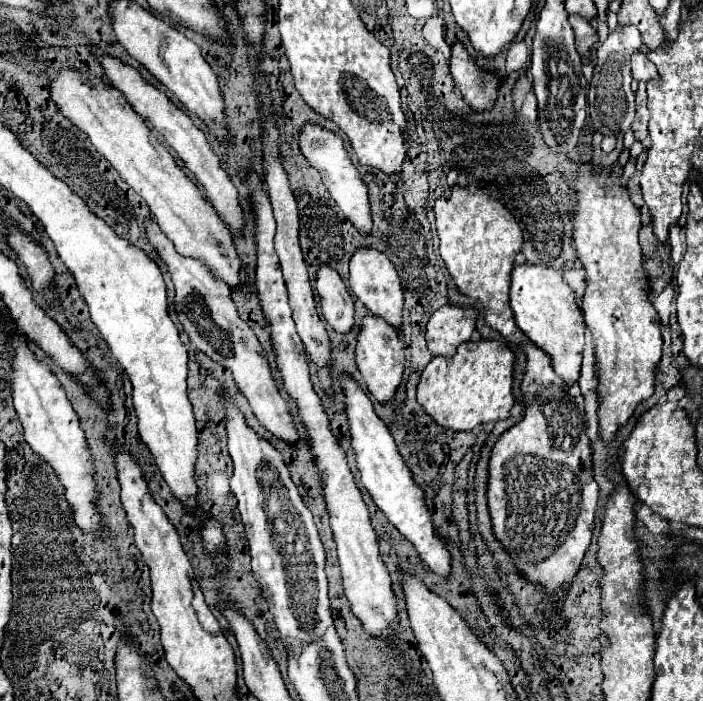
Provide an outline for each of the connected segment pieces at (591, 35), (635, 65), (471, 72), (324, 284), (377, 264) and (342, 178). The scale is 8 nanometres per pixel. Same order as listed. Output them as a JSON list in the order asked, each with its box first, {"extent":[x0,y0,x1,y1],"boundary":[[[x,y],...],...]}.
[{"extent":[569,14,599,64],"boundary":[[[571,14],[569,16],[569,22],[575,30],[575,46],[577,46],[577,52],[581,54],[583,58],[583,64],[591,64],[591,48],[599,42],[599,36],[597,36],[597,30],[583,18]]]},{"extent":[631,50,657,82],"boundary":[[[637,50],[635,54],[631,54],[631,68],[633,68],[633,78],[637,82],[647,82],[647,80],[653,80],[657,78],[657,70],[655,70],[655,64],[647,58],[645,52]]]},{"extent":[449,42,499,112],"boundary":[[[455,42],[451,46],[449,62],[455,86],[461,90],[465,102],[477,112],[489,110],[497,100],[499,76],[495,72],[479,68],[461,42]]]},{"extent":[315,264,355,334],"boundary":[[[321,264],[315,286],[321,302],[321,314],[329,326],[339,334],[351,332],[355,326],[355,304],[337,270],[329,264]]]},{"extent":[349,248,403,332],"boundary":[[[359,248],[351,262],[349,262],[349,286],[351,292],[367,306],[369,314],[387,320],[387,324],[391,324],[397,332],[401,332],[401,324],[403,324],[403,288],[399,282],[399,276],[395,272],[395,266],[389,262],[389,258],[379,252],[379,250],[371,250],[371,248]]]},{"extent":[299,124,373,234],"boundary":[[[305,124],[303,132],[299,136],[299,144],[301,144],[301,152],[303,156],[309,160],[311,166],[315,166],[323,178],[323,184],[327,186],[331,198],[339,204],[339,208],[343,210],[343,214],[353,222],[355,230],[361,234],[371,234],[373,228],[373,220],[371,220],[371,206],[369,206],[369,192],[365,182],[361,180],[357,168],[351,164],[345,148],[343,148],[343,140],[317,126],[317,124]]]}]

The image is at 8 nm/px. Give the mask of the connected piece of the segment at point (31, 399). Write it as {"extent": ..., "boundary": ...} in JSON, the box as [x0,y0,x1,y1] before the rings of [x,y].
{"extent":[9,332,103,532],"boundary":[[[13,332],[9,340],[15,348],[15,360],[11,368],[13,370],[13,378],[11,378],[13,406],[25,428],[25,440],[57,472],[61,484],[65,486],[65,496],[73,508],[77,526],[83,532],[97,532],[103,526],[101,526],[101,514],[95,506],[97,492],[95,492],[95,482],[93,482],[93,458],[87,448],[85,434],[79,426],[79,418],[73,412],[59,380],[29,350],[27,336],[21,332]]]}

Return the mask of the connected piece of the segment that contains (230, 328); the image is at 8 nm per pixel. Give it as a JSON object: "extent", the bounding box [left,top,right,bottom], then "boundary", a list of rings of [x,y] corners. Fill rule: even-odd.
{"extent":[147,218,299,448],"boundary":[[[153,218],[147,220],[147,238],[157,248],[159,258],[163,260],[163,264],[167,266],[167,270],[173,278],[173,284],[177,290],[177,296],[175,296],[177,316],[179,316],[179,322],[183,324],[189,340],[201,352],[205,352],[211,360],[233,370],[235,382],[237,382],[239,390],[245,394],[245,398],[249,400],[259,424],[263,428],[267,428],[271,434],[275,434],[279,440],[283,440],[287,446],[293,448],[299,442],[299,434],[297,434],[295,422],[291,418],[289,404],[279,394],[279,390],[275,386],[275,380],[271,376],[271,368],[267,362],[267,354],[261,348],[257,336],[253,334],[249,324],[245,324],[239,318],[227,286],[223,282],[217,282],[211,276],[211,272],[205,268],[203,262],[199,262],[195,258],[181,256],[175,250],[175,246],[171,246],[171,240],[165,234],[161,234],[161,230]]]}

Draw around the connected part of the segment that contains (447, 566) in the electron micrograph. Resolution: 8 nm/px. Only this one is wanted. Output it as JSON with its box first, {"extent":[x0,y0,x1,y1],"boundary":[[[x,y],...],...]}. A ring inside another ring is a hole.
{"extent":[341,378,451,578],"boundary":[[[341,378],[343,390],[345,390],[345,402],[347,402],[347,418],[351,424],[351,442],[353,450],[357,454],[357,464],[361,470],[361,482],[371,494],[373,502],[383,510],[383,514],[389,518],[389,522],[413,544],[423,564],[429,566],[431,572],[435,572],[441,578],[449,578],[451,574],[451,554],[439,540],[433,528],[431,512],[425,504],[425,492],[423,488],[413,480],[413,472],[407,466],[405,458],[401,456],[389,428],[385,422],[375,414],[371,400],[367,394],[359,388],[359,384],[351,378]]]}

